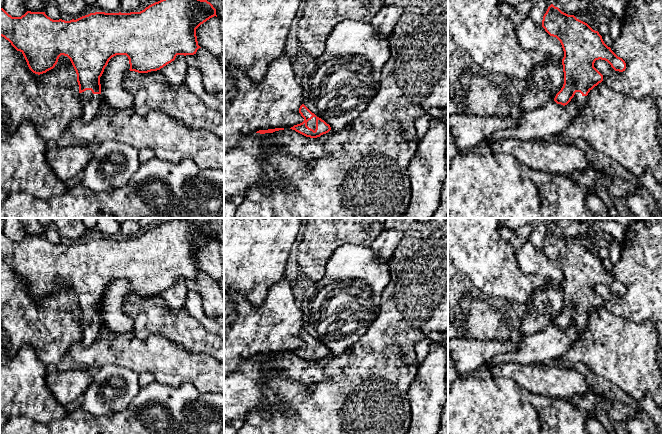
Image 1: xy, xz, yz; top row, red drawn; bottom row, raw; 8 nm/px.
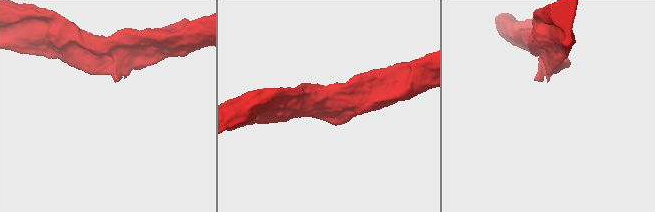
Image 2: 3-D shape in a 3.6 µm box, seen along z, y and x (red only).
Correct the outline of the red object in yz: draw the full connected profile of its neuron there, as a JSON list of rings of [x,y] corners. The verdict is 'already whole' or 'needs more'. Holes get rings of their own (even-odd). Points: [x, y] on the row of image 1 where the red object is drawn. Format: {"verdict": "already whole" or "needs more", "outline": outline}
{"verdict": "needs more", "outline": [[[551,4],[543,16],[542,27],[550,36],[556,37],[562,45],[564,51],[564,57],[562,59],[564,72],[563,87],[556,94],[555,98],[543,107],[525,112],[516,127],[501,129],[492,133],[482,142],[479,149],[486,149],[491,142],[498,140],[553,140],[557,134],[563,132],[575,119],[575,117],[568,114],[564,106],[574,97],[578,109],[582,111],[588,93],[603,81],[603,75],[594,67],[596,60],[601,59],[607,61],[615,71],[625,71],[625,61],[618,57],[604,43],[599,32],[593,30],[587,23],[577,19],[574,15],[568,15]]]}

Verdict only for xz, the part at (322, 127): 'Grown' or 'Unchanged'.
Grown

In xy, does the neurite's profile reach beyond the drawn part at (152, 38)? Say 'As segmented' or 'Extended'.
Extended

